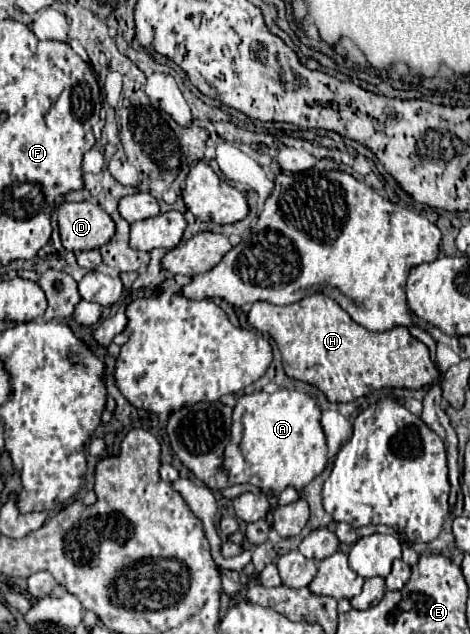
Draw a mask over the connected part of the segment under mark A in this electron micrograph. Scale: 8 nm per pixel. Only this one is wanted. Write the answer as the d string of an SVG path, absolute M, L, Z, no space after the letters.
M279 389L275 393L241 395L233 409L231 441L225 447L229 481L251 483L263 493L279 495L287 485L297 491L317 477L327 463L327 445L317 403L301 391Z

